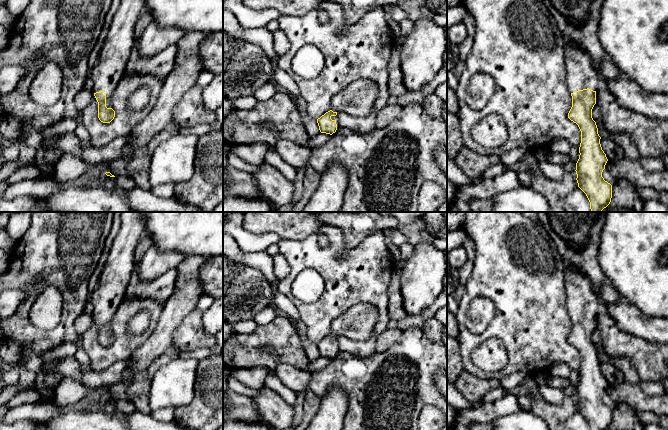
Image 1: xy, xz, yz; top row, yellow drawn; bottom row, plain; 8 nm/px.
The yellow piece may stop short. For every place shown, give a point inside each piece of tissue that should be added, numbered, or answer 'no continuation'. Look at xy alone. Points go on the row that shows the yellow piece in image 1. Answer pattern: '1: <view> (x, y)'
1: xy (111, 65)

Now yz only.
1: yz (580, 73)

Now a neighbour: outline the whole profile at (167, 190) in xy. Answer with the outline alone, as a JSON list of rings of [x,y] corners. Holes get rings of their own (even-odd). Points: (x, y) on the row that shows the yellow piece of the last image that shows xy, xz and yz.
[[[164,183],[151,188],[151,191],[158,197],[171,198],[175,196],[175,184]]]

